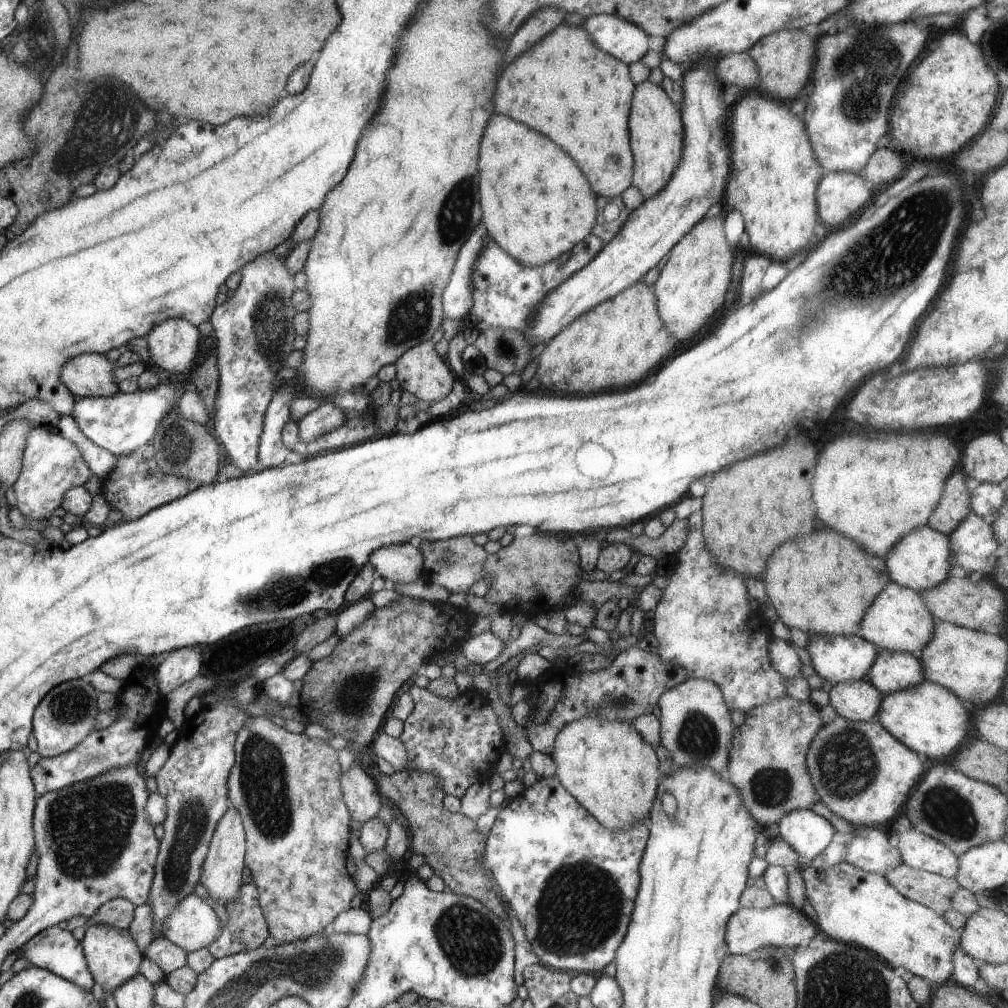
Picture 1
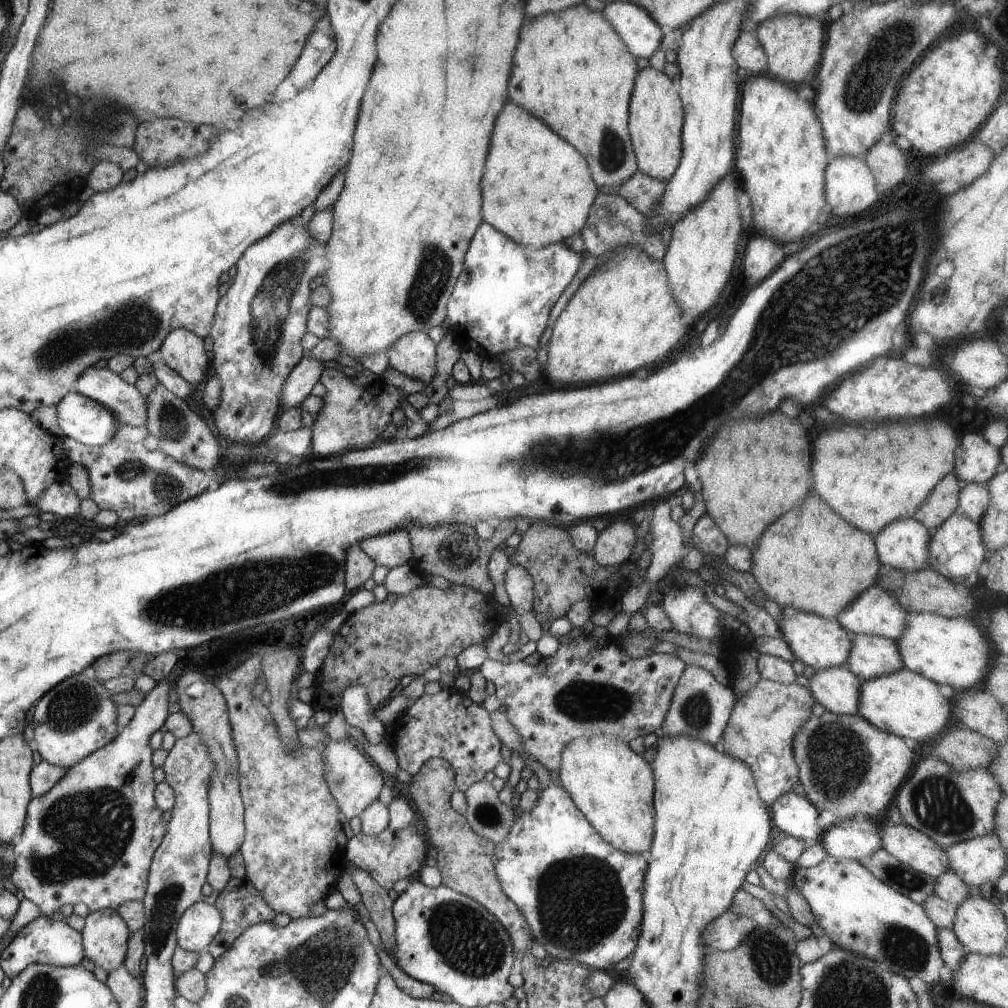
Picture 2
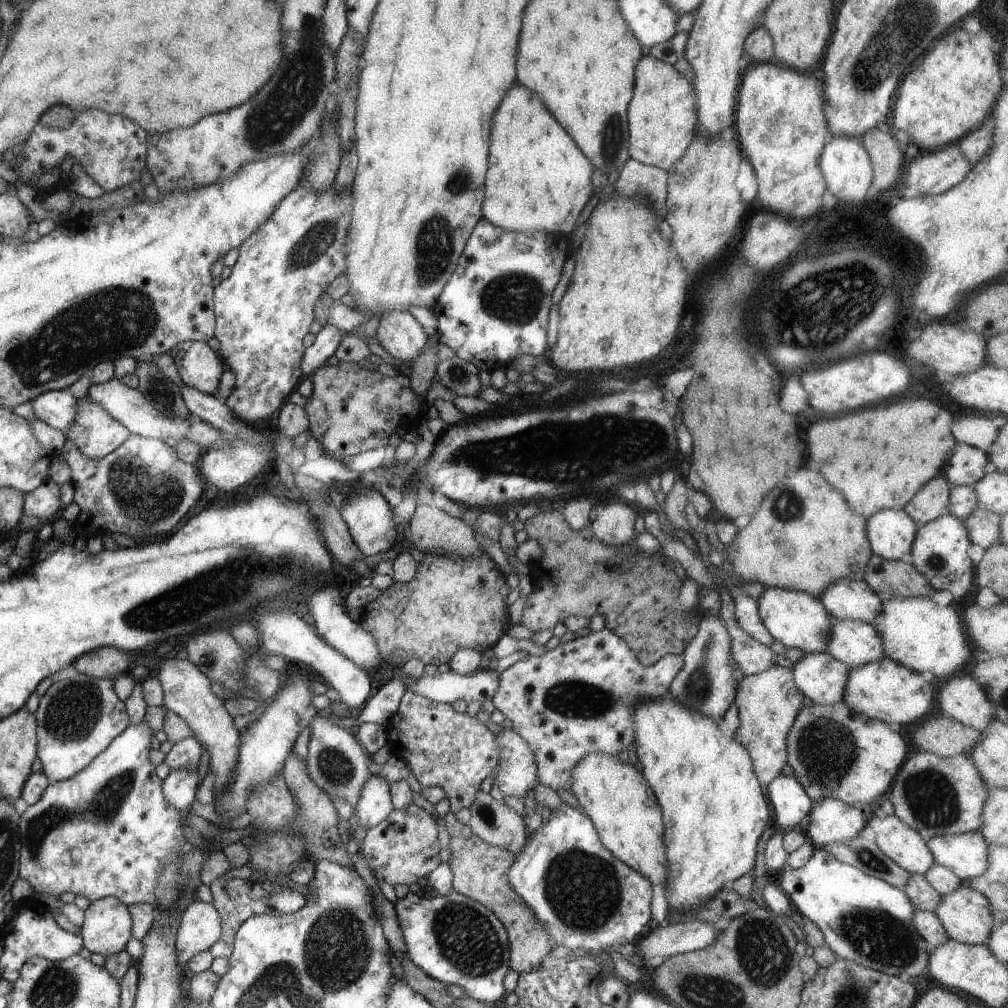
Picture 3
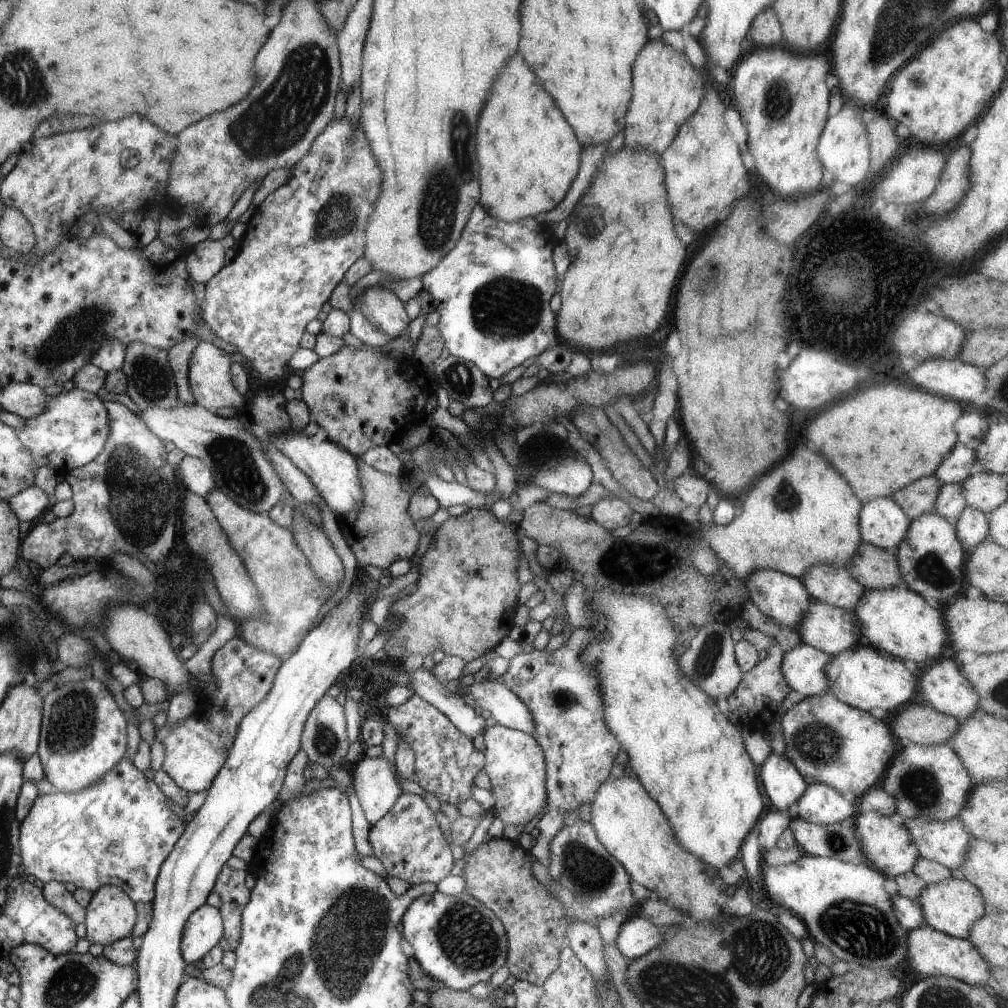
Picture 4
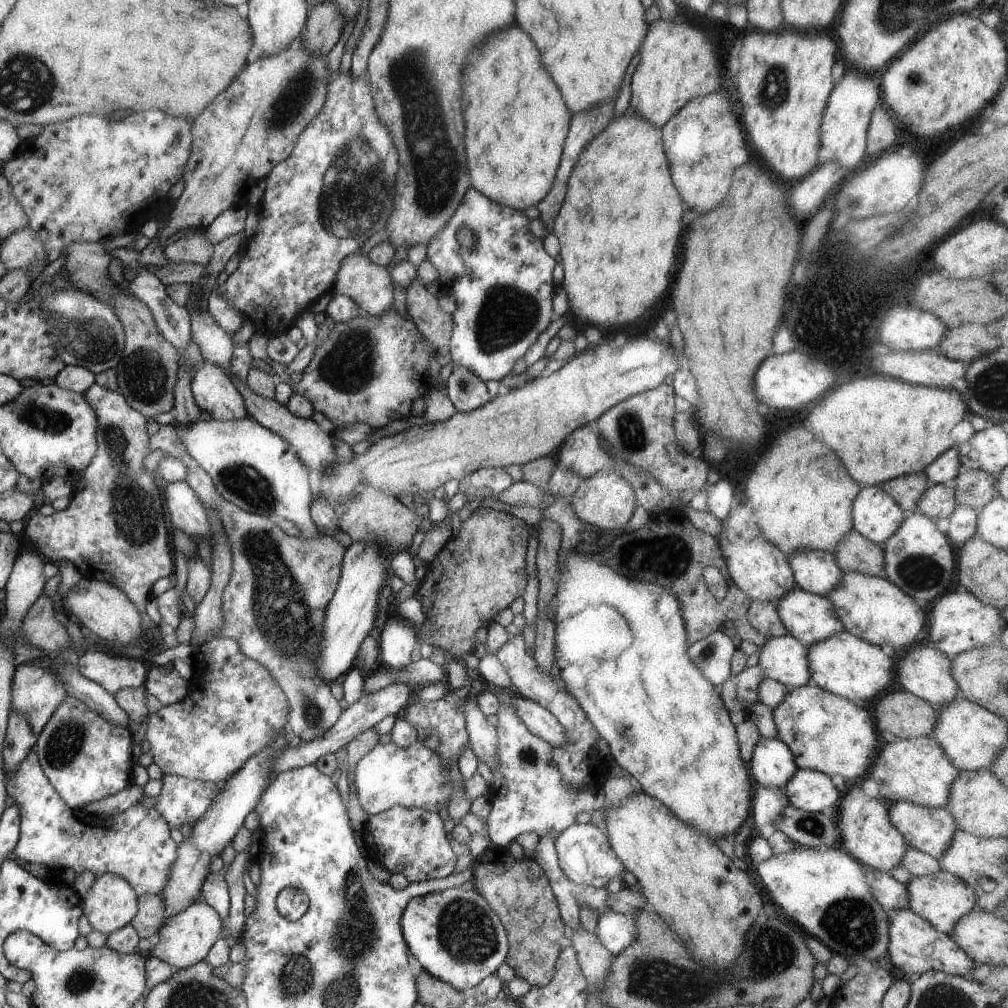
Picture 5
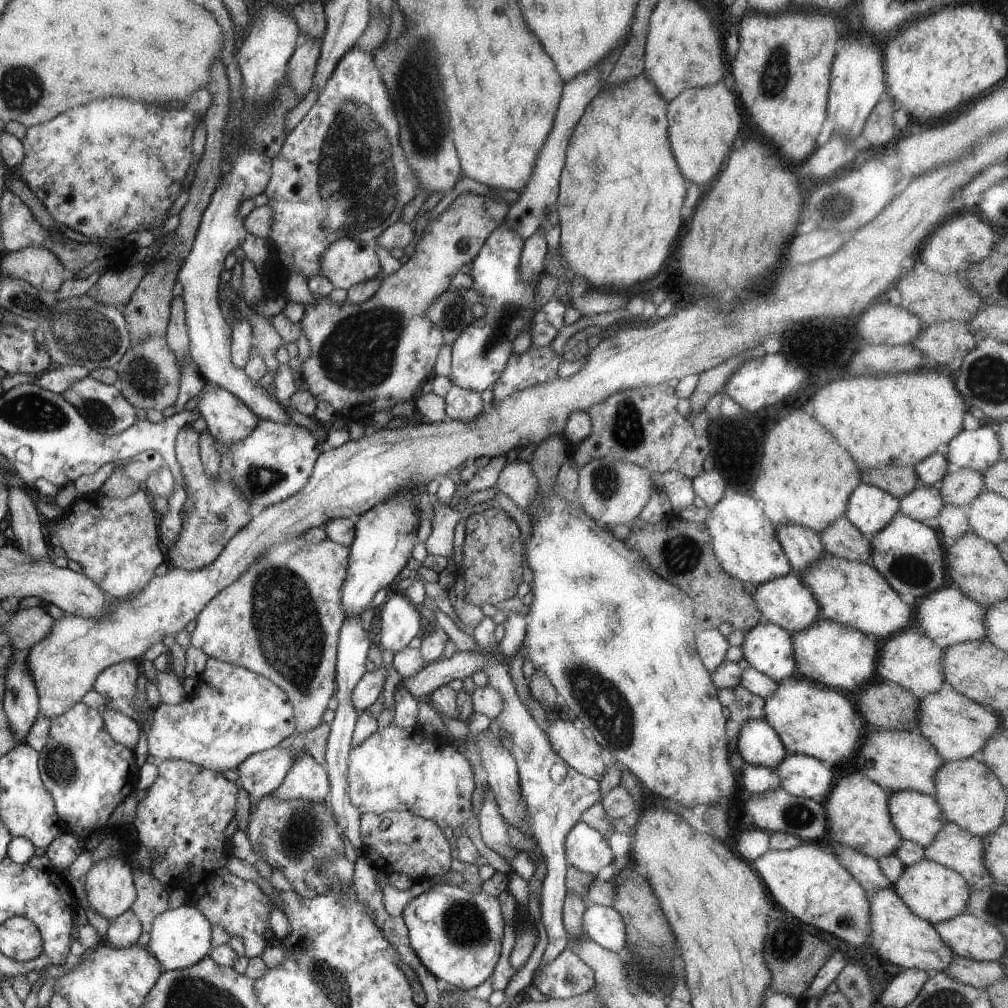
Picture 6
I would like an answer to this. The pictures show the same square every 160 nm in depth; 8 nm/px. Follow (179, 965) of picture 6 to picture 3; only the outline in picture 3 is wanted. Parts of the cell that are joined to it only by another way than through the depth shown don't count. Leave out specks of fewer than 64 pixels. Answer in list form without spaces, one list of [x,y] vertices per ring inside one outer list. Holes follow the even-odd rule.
[[[194,900],[178,920],[176,949],[182,970],[192,956],[209,951],[221,938],[221,914],[212,903]]]

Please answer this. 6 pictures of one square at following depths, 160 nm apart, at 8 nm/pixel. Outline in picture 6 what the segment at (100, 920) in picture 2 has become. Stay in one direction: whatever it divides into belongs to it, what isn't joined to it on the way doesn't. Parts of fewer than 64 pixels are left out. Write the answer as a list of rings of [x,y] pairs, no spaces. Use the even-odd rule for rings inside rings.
[[[106,858],[94,863],[85,876],[87,906],[109,921],[132,908],[137,898],[133,867],[125,858]]]

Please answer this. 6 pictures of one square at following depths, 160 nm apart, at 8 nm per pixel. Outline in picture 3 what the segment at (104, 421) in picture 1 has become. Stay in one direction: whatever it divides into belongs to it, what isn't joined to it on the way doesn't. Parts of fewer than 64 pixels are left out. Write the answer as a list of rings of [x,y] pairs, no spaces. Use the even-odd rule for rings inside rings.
[[[68,389],[50,391],[30,401],[36,418],[48,426],[61,430],[70,430],[81,413],[81,403],[78,398],[70,394]]]

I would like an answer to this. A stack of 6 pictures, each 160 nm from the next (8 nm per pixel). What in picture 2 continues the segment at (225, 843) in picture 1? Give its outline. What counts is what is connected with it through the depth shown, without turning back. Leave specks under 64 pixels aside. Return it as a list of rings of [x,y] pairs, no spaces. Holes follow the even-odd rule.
[[[183,671],[176,680],[174,690],[181,713],[188,718],[193,732],[201,735],[209,748],[209,754],[216,763],[212,788],[209,790],[210,826],[213,850],[223,854],[227,860],[240,850],[245,840],[245,806],[241,799],[241,773],[237,745],[233,739],[233,727],[229,721],[228,703],[225,695],[218,690],[214,682],[209,681],[200,672]]]

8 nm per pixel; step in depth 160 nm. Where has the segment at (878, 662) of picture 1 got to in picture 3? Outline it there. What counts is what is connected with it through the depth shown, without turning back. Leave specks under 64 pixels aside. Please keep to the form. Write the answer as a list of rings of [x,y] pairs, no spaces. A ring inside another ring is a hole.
[[[832,615],[826,651],[848,668],[866,666],[886,658],[882,638],[873,625],[858,620],[840,620]]]

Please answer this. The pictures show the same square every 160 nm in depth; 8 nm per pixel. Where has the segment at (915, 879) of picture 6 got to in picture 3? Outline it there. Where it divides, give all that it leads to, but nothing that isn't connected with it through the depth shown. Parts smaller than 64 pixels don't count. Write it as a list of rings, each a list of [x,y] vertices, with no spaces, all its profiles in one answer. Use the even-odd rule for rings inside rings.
[[[960,886],[954,892],[942,896],[942,904],[936,908],[935,914],[946,928],[946,934],[951,937],[951,940],[963,944],[986,945],[997,922],[992,915],[992,906],[988,898],[966,886]]]

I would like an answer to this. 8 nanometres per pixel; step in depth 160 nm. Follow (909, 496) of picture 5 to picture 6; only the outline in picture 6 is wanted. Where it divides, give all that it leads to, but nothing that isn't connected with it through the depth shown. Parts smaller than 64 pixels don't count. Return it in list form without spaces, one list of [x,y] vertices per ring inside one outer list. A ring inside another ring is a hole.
[[[882,466],[866,470],[862,472],[862,482],[876,486],[898,500],[908,496],[914,488],[920,486],[913,466]]]

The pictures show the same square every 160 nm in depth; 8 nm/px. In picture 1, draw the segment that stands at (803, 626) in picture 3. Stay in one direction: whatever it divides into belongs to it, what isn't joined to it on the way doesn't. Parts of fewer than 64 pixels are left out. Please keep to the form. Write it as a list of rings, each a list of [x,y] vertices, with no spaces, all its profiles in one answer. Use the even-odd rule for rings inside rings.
[[[857,634],[850,636],[834,635],[833,637],[812,635],[809,636],[805,648],[810,654],[812,671],[815,671],[820,678],[830,680],[833,685],[844,681],[866,679],[879,651],[875,644],[868,642]]]

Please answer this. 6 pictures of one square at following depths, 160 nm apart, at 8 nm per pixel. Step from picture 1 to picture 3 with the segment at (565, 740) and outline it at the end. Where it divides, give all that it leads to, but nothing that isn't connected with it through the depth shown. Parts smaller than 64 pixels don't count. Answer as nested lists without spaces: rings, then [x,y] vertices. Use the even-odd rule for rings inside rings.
[[[588,752],[580,758],[577,766],[570,772],[568,780],[568,790],[578,800],[579,808],[590,818],[594,828],[598,832],[602,845],[615,858],[624,862],[630,868],[646,876],[654,886],[666,886],[668,878],[668,862],[666,862],[666,848],[664,848],[664,824],[662,810],[658,805],[654,792],[650,789],[650,784],[646,782],[642,772],[638,772],[636,767],[629,761],[624,762],[617,756],[604,754],[604,752]]]

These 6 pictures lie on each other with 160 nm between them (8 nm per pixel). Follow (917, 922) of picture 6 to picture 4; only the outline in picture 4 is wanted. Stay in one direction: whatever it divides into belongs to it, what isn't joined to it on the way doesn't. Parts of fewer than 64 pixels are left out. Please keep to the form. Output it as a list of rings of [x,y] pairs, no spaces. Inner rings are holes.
[[[924,924],[916,930],[908,931],[906,944],[908,944],[908,966],[921,977],[946,976],[980,988],[986,988],[992,978],[988,962],[968,940],[952,938]]]

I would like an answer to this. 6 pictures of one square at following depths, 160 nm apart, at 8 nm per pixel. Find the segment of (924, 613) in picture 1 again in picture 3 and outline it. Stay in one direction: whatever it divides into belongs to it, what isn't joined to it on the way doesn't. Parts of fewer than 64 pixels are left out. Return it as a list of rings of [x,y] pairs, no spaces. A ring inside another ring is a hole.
[[[838,580],[819,598],[829,615],[871,624],[882,614],[884,601],[863,580]]]

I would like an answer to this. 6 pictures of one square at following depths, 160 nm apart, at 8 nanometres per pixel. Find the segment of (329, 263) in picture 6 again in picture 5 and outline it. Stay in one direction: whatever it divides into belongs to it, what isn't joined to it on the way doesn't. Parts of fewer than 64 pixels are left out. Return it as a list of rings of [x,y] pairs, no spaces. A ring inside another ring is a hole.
[[[358,251],[341,262],[332,294],[353,298],[362,314],[379,315],[389,311],[394,304],[394,286],[387,267],[376,264],[368,254]]]

